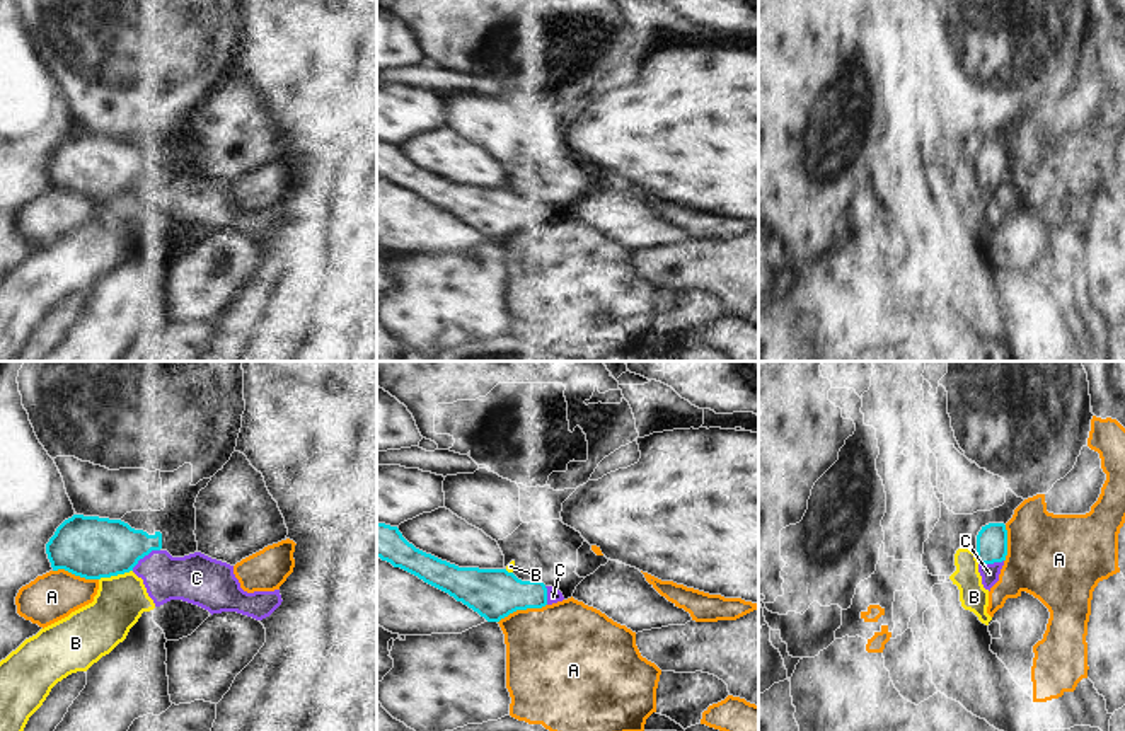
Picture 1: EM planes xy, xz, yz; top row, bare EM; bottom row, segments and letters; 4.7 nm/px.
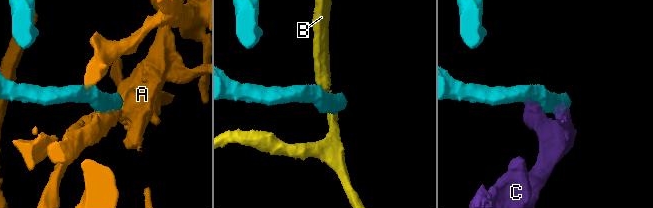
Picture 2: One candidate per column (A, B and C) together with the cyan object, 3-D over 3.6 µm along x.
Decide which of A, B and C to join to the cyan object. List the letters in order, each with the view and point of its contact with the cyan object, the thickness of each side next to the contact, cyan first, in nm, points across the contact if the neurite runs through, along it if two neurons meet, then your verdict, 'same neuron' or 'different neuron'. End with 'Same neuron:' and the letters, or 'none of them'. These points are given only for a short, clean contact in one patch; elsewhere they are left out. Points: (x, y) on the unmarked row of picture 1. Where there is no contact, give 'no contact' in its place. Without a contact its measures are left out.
A: meets cyan in xz at (522, 227); 240 nm thick on the cyan side, 440 nm on the other; different neuron
B: meets cyan in xy at (115, 193); 300 nm thick on the cyan side, 240 nm on the other; border along xy (132, 188), (99, 198); different neuron
C: meets cyan in xy at (144, 174); 300 nm thick on the cyan side, 220 nm on the other; runs through xy (92, 166), (133, 167), (144, 174), (166, 196), (191, 196); same neuron
Same neuron: C

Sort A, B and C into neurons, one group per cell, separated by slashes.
A / B / C

